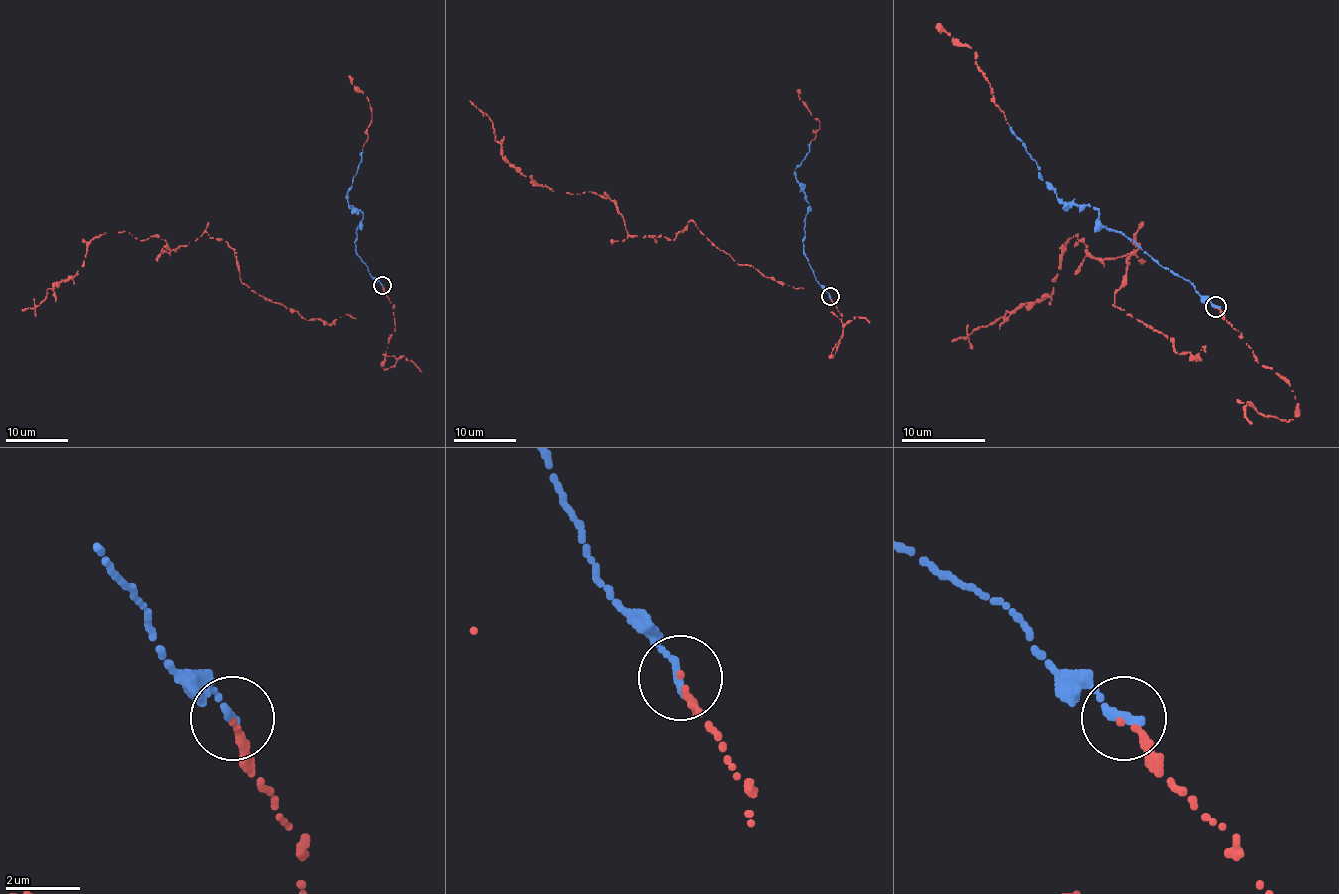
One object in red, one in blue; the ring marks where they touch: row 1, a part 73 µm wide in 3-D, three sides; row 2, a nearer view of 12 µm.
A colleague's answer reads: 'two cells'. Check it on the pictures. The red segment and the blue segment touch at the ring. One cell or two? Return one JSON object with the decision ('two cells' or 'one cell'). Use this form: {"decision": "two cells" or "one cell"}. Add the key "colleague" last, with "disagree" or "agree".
{"decision": "one cell", "colleague": "disagree"}

